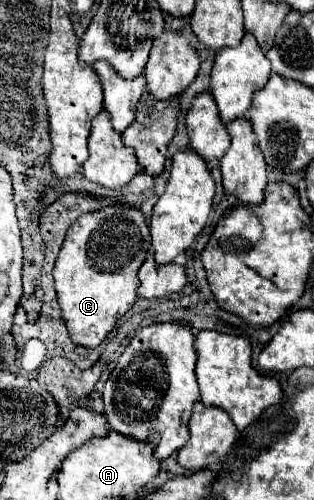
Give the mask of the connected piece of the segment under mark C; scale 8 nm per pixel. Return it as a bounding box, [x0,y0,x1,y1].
[52,203,150,349]

